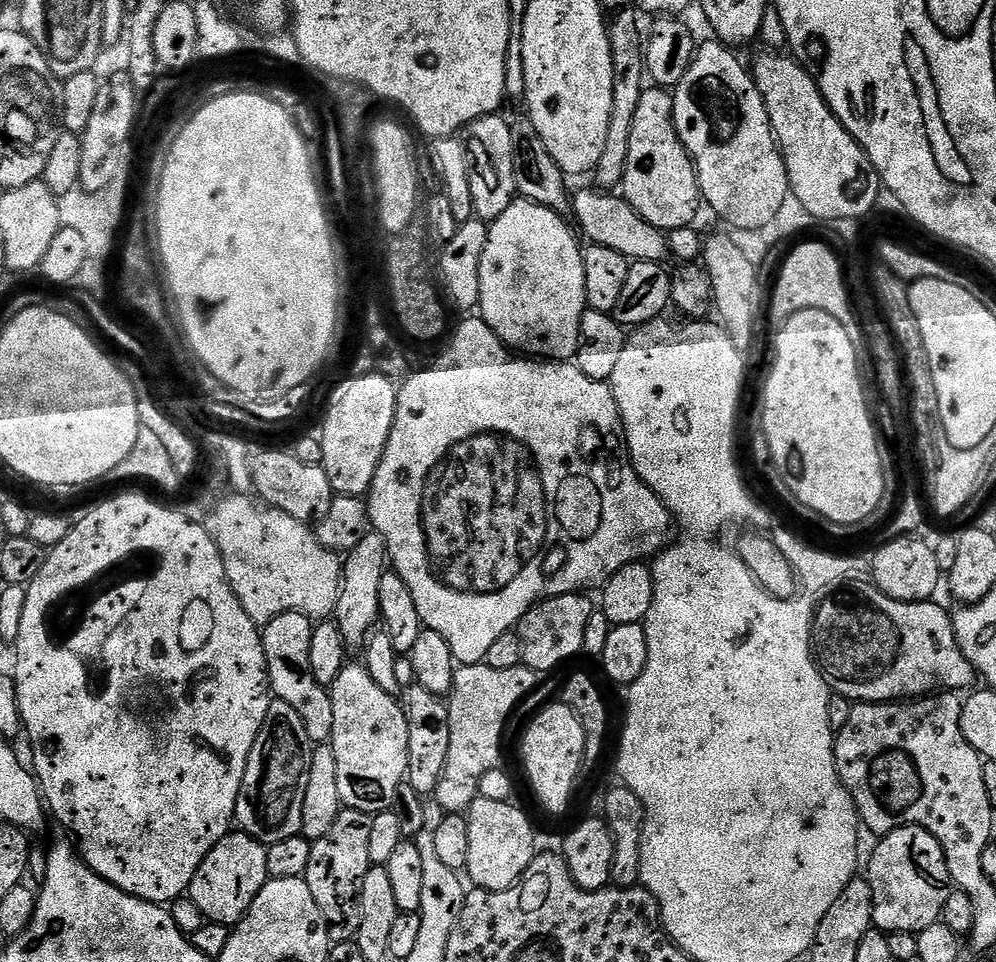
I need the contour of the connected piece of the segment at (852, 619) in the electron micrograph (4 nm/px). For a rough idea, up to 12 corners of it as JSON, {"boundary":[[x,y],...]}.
{"boundary":[[864,578],[818,604],[816,667],[883,704],[971,689],[952,616]]}

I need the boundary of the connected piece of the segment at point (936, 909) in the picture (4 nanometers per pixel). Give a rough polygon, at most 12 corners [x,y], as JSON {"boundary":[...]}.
{"boundary":[[917,824],[868,860],[872,923],[921,932],[954,890],[940,843]]}

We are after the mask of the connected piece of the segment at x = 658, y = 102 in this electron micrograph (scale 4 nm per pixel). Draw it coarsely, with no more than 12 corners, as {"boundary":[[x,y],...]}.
{"boundary":[[645,87],[622,195],[661,230],[702,208],[672,92]]}

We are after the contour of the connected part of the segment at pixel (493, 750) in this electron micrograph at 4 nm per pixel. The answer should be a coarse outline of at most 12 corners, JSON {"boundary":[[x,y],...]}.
{"boundary":[[459,665],[450,754],[434,799],[464,814],[501,767],[508,715],[532,668]]}

